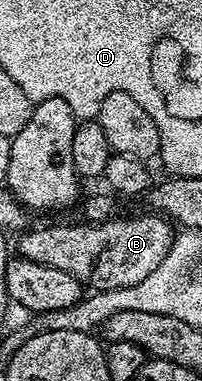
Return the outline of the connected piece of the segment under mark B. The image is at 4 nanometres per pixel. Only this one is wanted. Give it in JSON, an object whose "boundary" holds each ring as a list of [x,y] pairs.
{"boundary":[[[150,212],[152,214],[134,214],[131,218],[118,218],[119,216],[111,216],[104,222],[97,222],[95,224],[81,224],[82,226],[44,226],[40,230],[33,230],[27,228],[17,235],[18,250],[16,250],[17,257],[27,258],[36,264],[48,264],[52,268],[60,268],[60,272],[68,272],[72,276],[79,278],[87,287],[95,286],[98,292],[104,290],[119,290],[120,288],[128,288],[140,284],[140,280],[148,280],[148,276],[152,276],[152,272],[156,270],[166,259],[166,255],[170,253],[171,246],[175,245],[176,238],[174,238],[175,227],[162,214],[158,212]]]}

